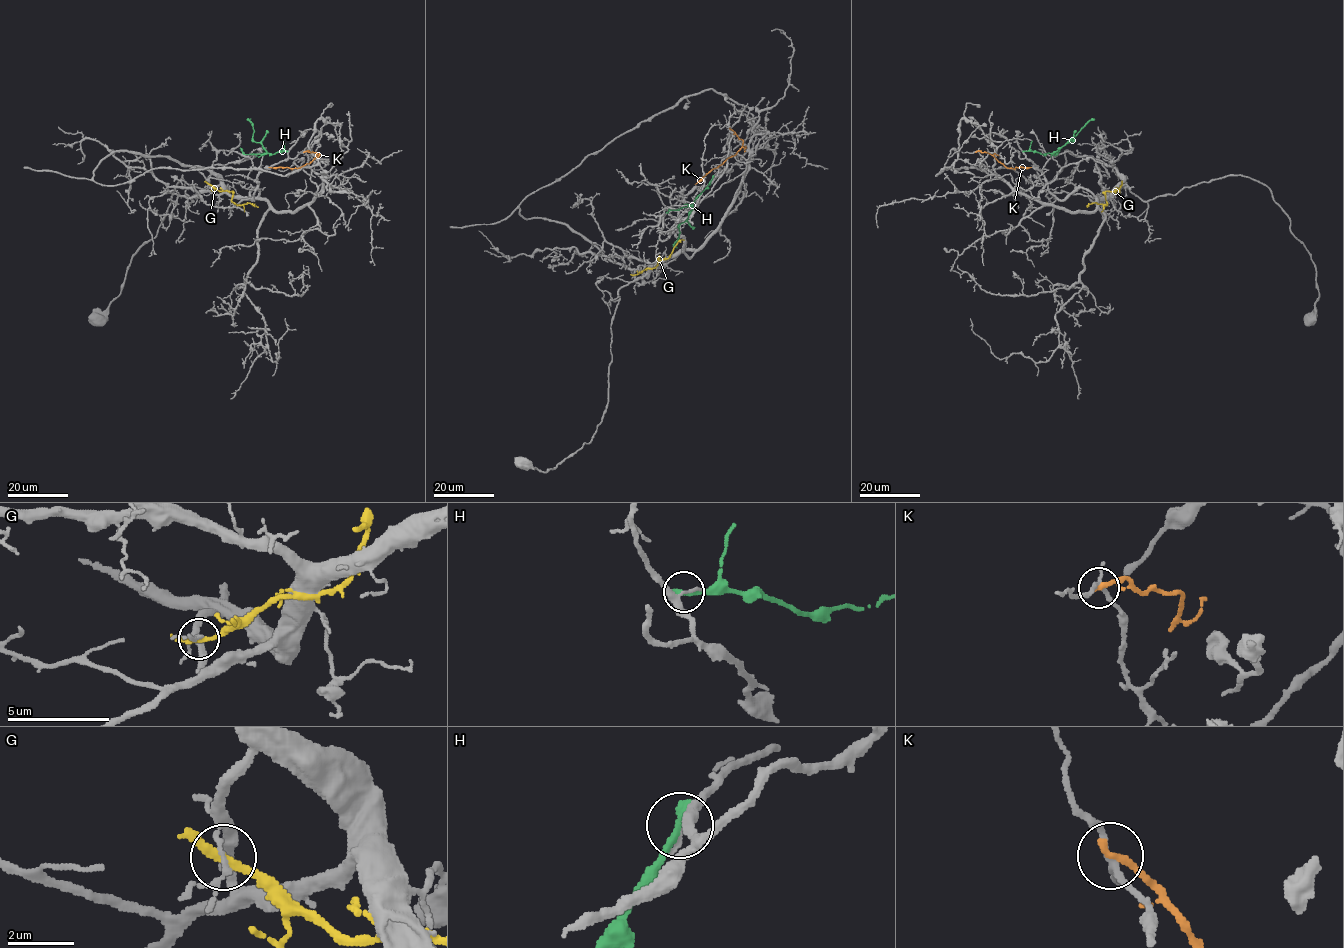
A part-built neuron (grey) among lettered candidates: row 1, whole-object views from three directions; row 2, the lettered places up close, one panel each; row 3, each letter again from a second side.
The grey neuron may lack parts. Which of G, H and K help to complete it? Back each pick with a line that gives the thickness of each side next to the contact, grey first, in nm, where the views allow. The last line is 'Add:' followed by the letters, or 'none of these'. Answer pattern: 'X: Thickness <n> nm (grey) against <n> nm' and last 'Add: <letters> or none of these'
Add: none of these

